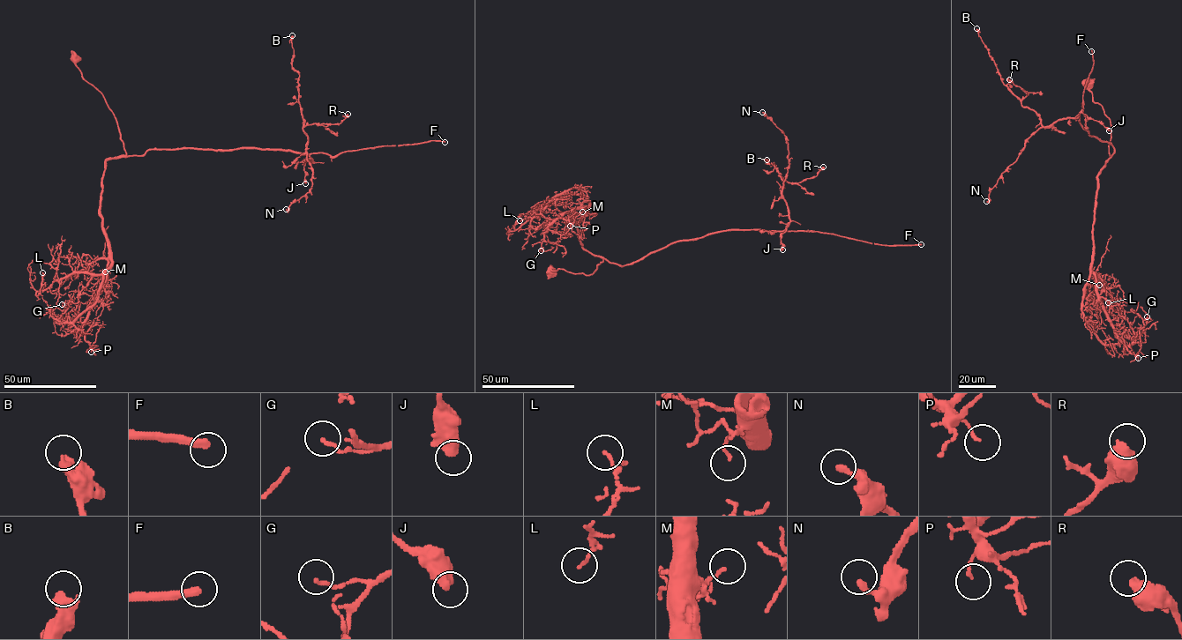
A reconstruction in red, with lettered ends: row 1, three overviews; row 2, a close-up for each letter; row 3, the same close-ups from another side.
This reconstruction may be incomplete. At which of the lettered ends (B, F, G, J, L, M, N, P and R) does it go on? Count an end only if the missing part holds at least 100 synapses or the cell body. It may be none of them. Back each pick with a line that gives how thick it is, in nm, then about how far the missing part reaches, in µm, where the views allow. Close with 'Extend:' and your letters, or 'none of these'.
F: 340 nm | 110 µm
Extend: F

